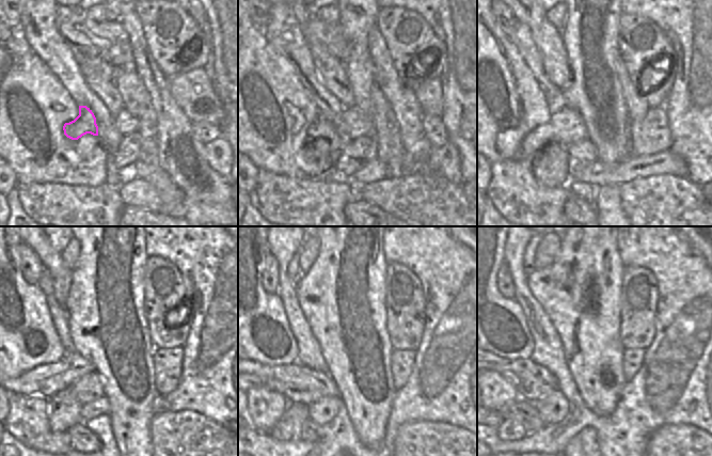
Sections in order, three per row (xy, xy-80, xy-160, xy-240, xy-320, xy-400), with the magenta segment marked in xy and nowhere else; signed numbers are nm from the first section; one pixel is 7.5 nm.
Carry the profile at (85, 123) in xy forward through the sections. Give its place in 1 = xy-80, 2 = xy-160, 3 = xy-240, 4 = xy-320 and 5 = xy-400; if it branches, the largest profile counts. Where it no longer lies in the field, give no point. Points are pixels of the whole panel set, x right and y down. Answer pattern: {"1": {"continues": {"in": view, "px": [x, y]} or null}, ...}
{"1": {"continues": {"in": "xy-80", "px": [322, 128]}}, "2": {"continues": {"in": "xy-160", "px": [549, 166]}}, "3": {"continues": {"in": "xy-240", "px": [64, 408]}}, "4": {"continues": {"in": "xy-320", "px": [288, 426]}}, "5": {"continues": {"in": "xy-400", "px": [510, 429]}}}

